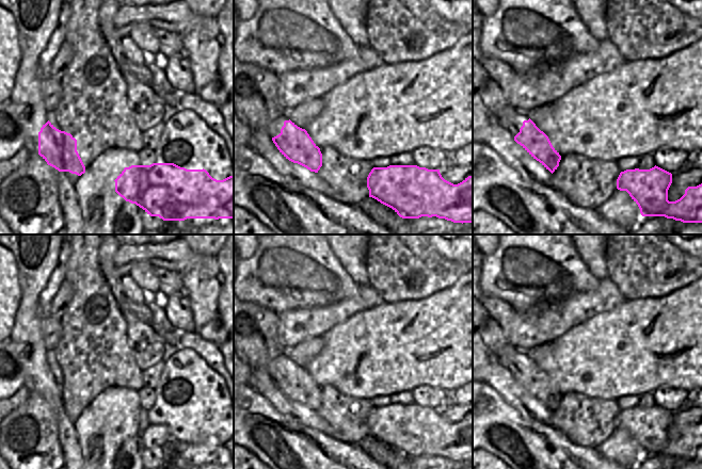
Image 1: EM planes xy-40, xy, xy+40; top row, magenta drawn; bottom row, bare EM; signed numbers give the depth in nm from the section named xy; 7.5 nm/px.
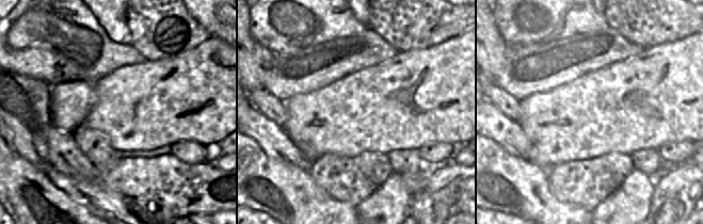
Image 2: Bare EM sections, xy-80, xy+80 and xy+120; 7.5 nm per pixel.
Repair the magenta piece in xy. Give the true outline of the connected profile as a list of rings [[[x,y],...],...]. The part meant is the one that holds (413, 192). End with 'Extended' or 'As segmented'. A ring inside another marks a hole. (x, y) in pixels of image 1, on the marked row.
[[[417,165],[373,167],[367,177],[369,197],[392,208],[402,219],[436,216],[453,223],[473,223],[473,176],[453,184],[445,180],[440,169]]]. As segmented

